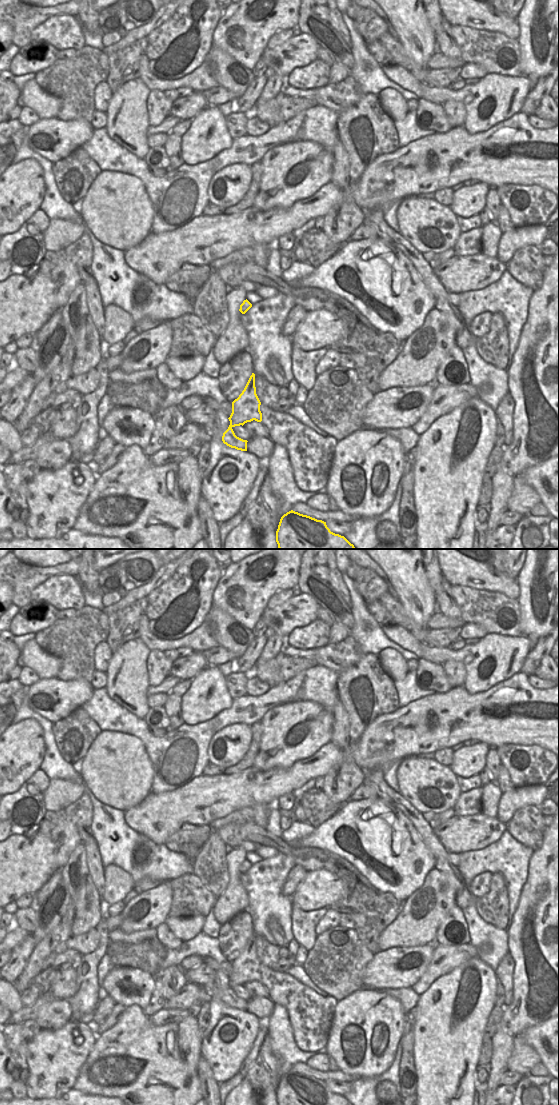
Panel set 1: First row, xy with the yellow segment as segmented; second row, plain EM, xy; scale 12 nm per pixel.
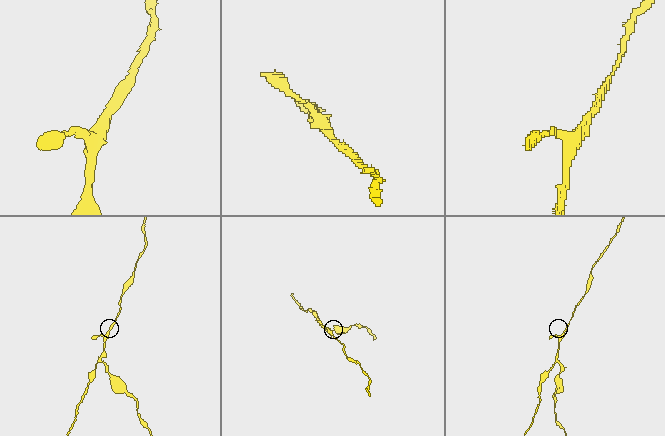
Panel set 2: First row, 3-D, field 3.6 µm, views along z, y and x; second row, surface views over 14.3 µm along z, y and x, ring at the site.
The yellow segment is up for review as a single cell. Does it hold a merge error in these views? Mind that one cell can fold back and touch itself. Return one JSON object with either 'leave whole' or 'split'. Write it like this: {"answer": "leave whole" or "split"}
{"answer": "split"}

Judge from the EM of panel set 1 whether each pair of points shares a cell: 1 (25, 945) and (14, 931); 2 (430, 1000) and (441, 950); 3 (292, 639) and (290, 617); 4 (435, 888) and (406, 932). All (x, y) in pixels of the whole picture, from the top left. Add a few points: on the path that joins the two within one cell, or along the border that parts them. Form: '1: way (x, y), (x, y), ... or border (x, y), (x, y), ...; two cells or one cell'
1: border (29, 933), (10, 950); two cells
2: border (453, 968), (439, 976), (419, 995); two cells
3: border (313, 621), (304, 626), (295, 627), (285, 637); two cells
4: way (429, 900), (429, 911), (418, 922); one cell

